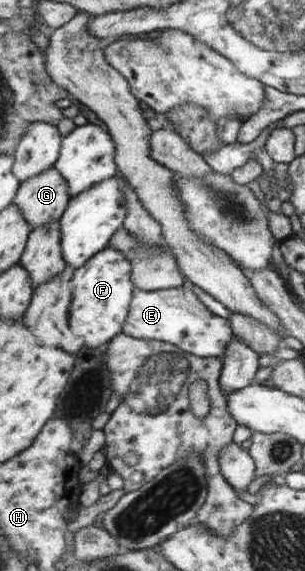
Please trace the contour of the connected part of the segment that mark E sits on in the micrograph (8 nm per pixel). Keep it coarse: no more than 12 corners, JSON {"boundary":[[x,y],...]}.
{"boundary":[[190,284],[135,289],[122,334],[224,358],[231,321]]}

